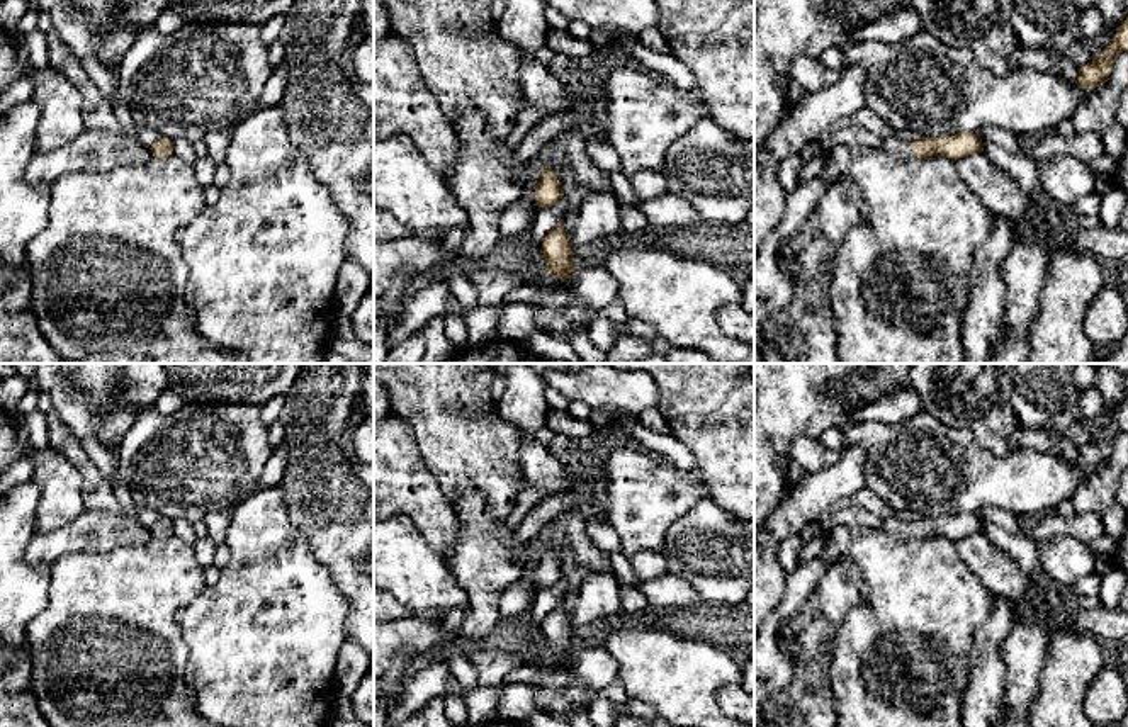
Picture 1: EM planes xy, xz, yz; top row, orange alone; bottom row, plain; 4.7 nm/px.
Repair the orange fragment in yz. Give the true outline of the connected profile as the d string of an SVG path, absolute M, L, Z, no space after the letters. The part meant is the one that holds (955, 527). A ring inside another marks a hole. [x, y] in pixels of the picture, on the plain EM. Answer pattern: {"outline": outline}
{"outline": "M956 513L945 518L922 518L912 523L888 518L885 520L882 530L900 540L945 537L956 542L963 537L982 533L984 525L979 515Z"}

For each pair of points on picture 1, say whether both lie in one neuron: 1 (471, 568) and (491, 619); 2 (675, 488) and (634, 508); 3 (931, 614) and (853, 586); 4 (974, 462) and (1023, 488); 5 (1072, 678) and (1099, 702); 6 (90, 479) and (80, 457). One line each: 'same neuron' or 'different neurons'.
1: same neuron
2: same neuron
3: different neurons
4: same neuron
5: different neurons
6: same neuron

